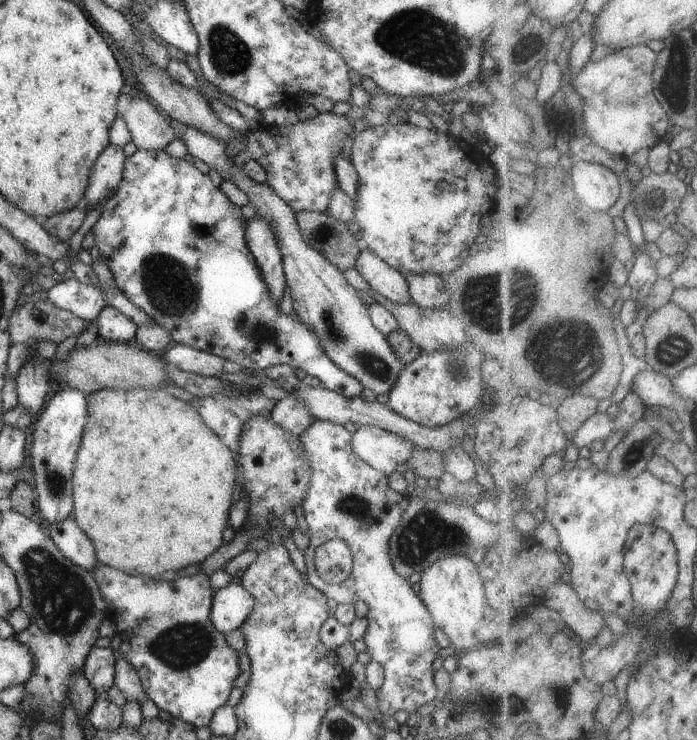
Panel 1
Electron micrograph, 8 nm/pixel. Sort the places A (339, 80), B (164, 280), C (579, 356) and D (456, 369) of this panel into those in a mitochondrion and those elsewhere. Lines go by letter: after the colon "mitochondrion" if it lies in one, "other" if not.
A: other
B: mitochondrion
C: mitochondrion
D: mitochondrion

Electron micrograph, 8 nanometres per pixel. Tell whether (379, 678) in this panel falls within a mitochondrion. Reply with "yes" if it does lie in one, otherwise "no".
no

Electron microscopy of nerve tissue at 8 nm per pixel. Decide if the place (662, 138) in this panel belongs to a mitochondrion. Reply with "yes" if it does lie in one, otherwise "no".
no

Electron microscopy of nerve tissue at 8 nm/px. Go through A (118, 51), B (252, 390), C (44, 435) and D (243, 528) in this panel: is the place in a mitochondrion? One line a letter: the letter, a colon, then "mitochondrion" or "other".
A: other
B: other
C: other
D: other

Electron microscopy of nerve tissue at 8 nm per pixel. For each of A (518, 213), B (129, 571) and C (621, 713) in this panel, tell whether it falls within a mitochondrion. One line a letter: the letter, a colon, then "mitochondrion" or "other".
A: other
B: other
C: other

